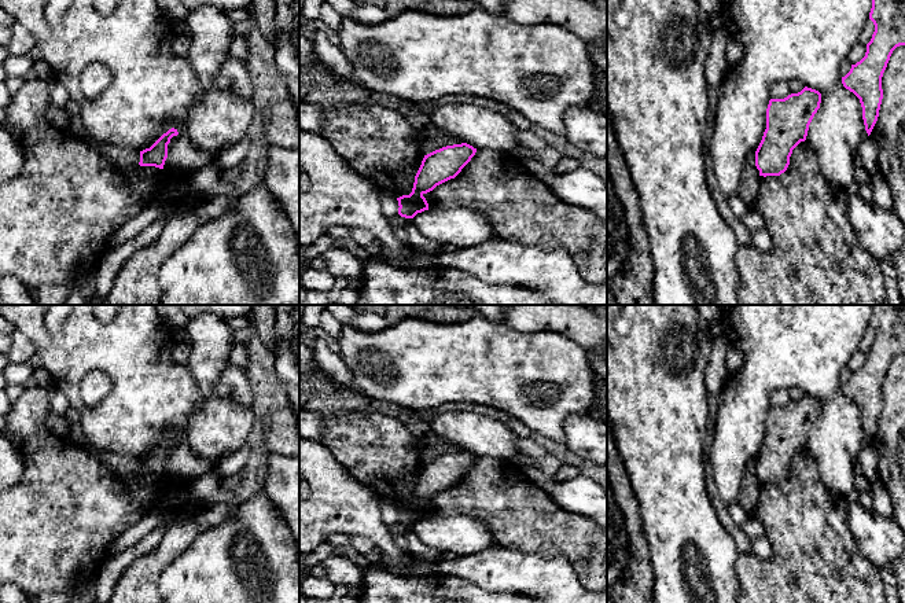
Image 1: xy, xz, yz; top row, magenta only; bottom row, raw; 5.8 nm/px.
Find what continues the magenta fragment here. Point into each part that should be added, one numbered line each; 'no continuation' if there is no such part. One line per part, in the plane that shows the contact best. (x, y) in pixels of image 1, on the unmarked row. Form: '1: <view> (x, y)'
no continuation

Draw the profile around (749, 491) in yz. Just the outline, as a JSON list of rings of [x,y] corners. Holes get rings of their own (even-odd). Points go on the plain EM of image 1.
[[[755,459],[750,460],[743,471],[737,503],[750,515],[758,501],[759,478],[755,474]]]

